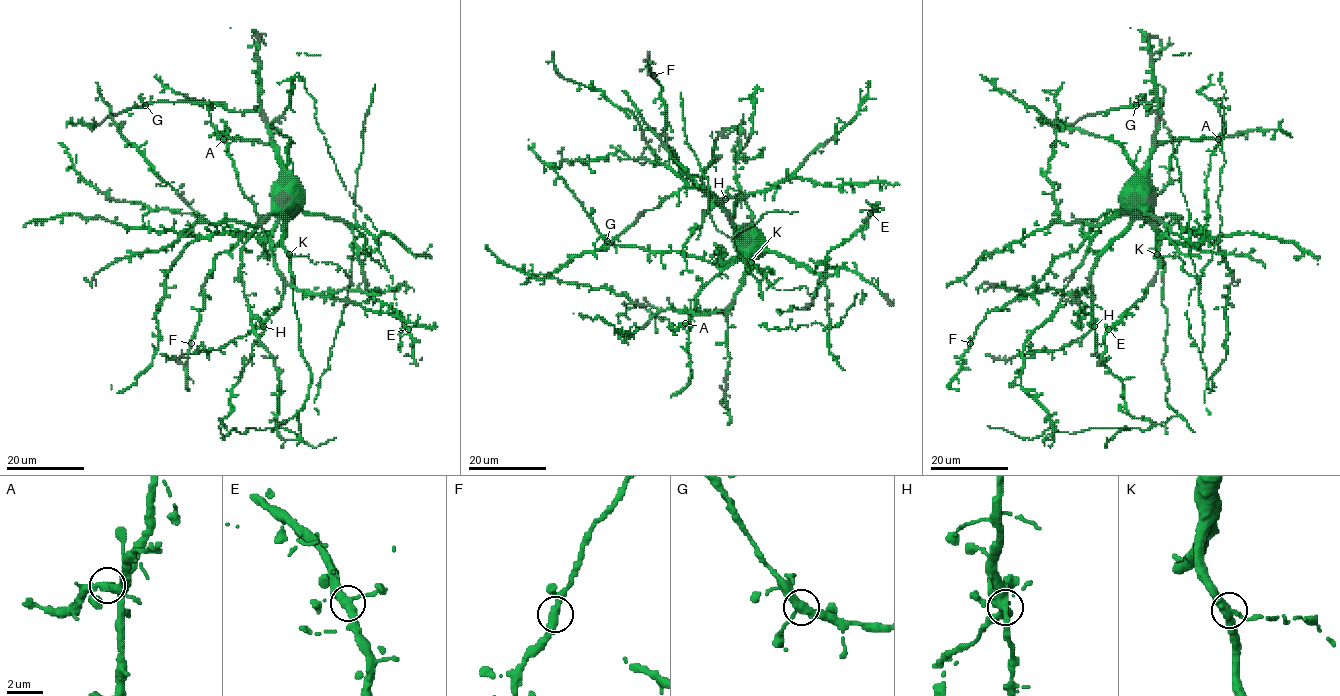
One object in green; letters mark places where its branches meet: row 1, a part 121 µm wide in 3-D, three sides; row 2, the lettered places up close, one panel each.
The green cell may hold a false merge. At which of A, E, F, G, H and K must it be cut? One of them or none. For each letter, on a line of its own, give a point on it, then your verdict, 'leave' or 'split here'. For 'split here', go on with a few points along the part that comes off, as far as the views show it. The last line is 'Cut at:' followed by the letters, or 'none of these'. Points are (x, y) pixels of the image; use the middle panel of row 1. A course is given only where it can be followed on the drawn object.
A: (685, 323) | leave
E: (870, 213) | leave
F: (653, 75) | leave
G: (607, 241) | leave
H: (725, 199) | leave
K: (751, 262) | leave
Cut at: none of these

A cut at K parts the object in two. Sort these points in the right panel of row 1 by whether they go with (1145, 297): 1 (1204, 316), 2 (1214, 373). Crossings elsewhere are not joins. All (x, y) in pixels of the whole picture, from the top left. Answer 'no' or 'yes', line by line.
1: no
2: yes

